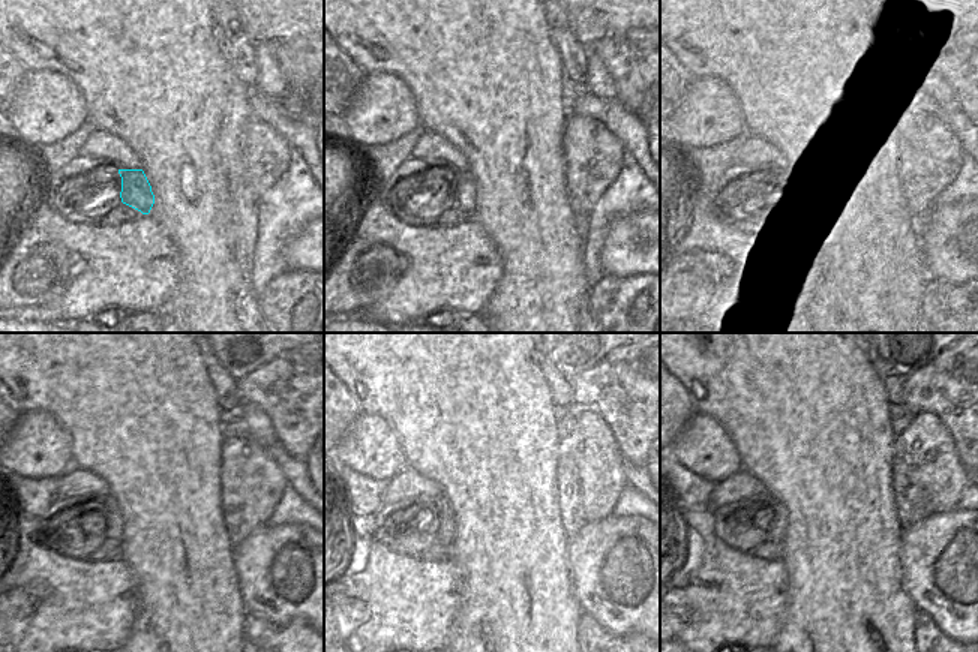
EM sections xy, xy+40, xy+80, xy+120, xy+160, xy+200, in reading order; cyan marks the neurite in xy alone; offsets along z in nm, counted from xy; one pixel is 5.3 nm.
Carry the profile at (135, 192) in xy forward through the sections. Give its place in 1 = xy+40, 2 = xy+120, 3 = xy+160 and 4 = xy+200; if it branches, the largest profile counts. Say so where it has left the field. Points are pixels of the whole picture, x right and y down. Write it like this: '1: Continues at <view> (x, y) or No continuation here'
1: Continues at xy+40 (465, 182)
2: Continues at xy+120 (111, 510)
3: Continues at xy+160 (446, 532)
4: Continues at xy+200 (779, 523).

